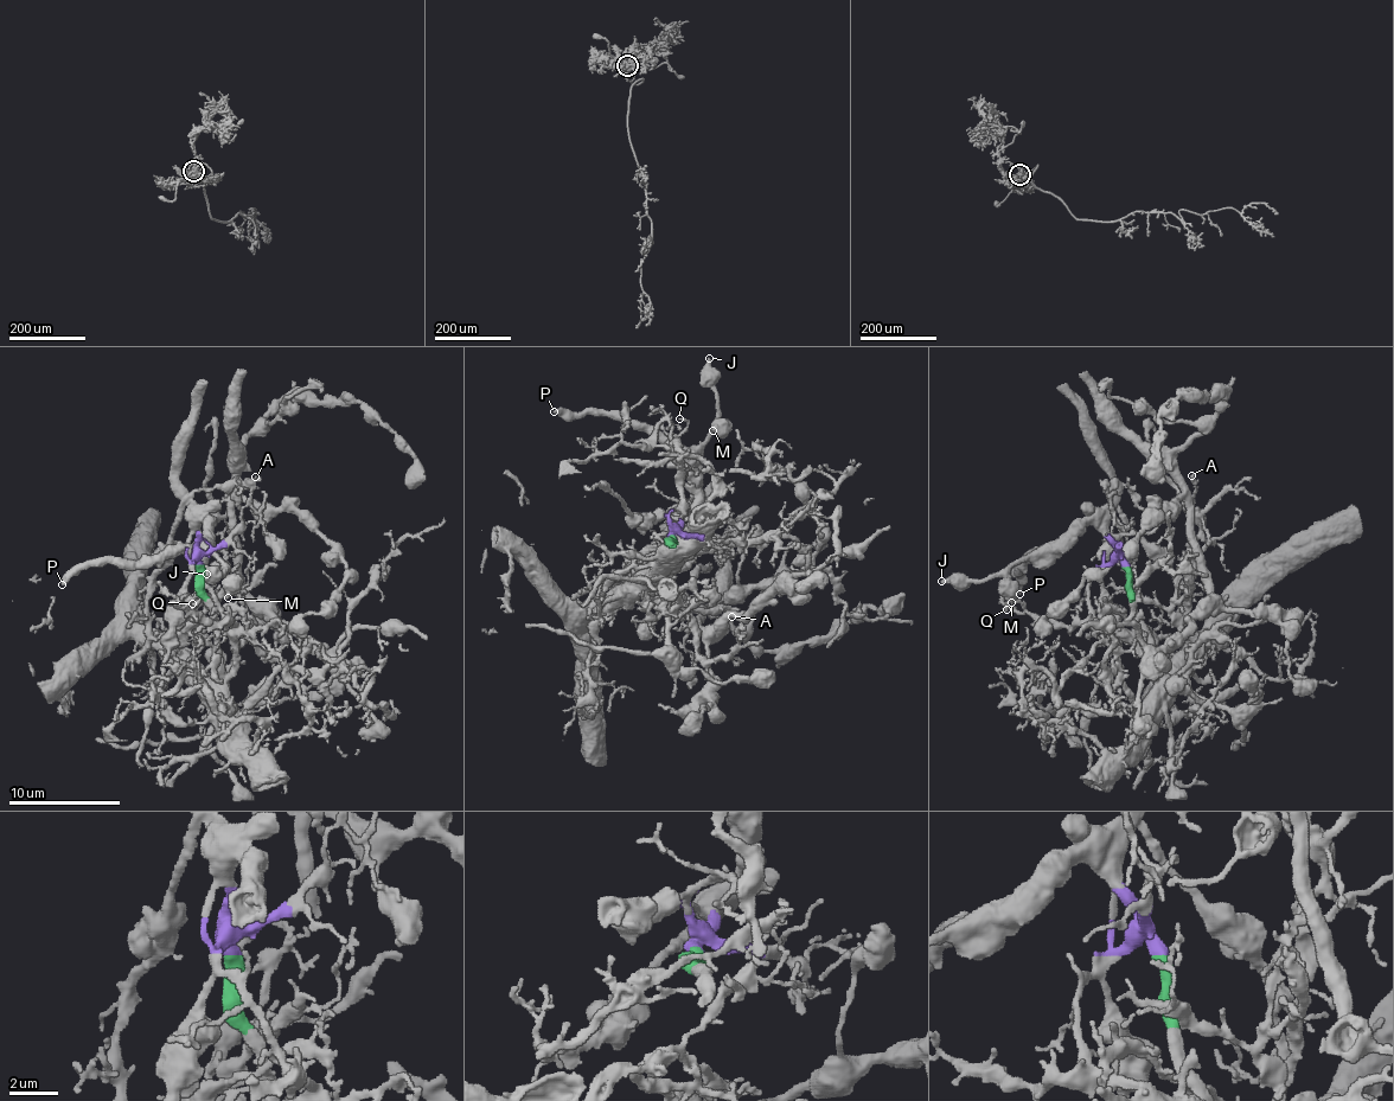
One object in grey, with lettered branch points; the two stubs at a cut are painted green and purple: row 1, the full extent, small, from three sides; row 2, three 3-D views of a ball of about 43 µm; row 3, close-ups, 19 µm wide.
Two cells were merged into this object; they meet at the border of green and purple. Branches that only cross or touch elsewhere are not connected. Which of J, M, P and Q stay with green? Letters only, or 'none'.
Q

